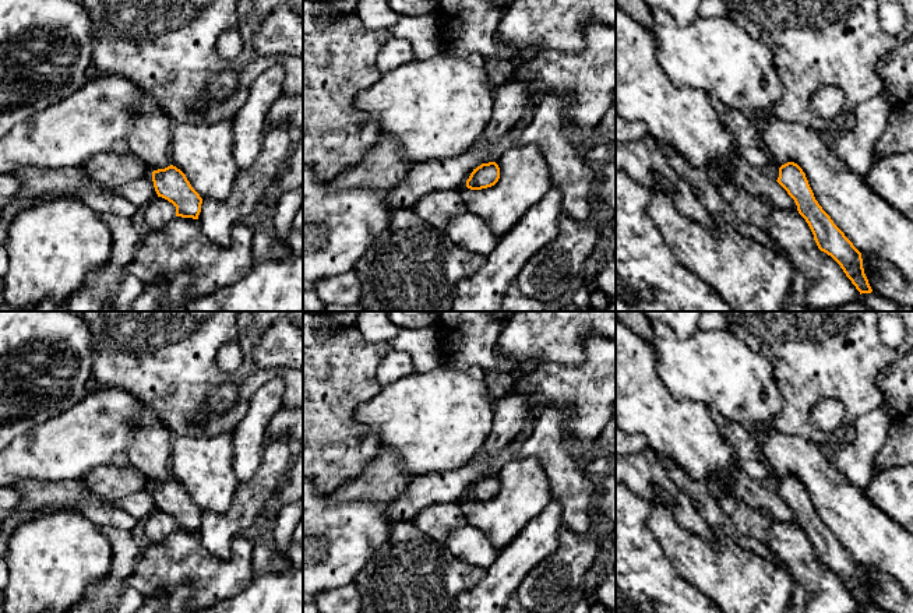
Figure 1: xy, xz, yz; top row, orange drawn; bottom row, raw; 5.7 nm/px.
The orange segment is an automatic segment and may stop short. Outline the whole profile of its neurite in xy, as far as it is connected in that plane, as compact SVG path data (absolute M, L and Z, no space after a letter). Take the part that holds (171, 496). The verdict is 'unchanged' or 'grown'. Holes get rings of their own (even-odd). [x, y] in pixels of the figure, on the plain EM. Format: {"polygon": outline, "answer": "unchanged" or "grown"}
{"polygon": "M145 404L134 413L133 423L134 440L123 459L149 480L158 510L176 519L176 529L198 532L202 511L191 500L186 487L172 478L173 433Z", "answer": "grown"}

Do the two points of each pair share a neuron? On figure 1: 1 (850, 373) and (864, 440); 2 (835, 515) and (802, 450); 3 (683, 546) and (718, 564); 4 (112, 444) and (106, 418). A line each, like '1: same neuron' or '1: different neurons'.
1: different neurons
2: same neuron
3: same neuron
4: same neuron

